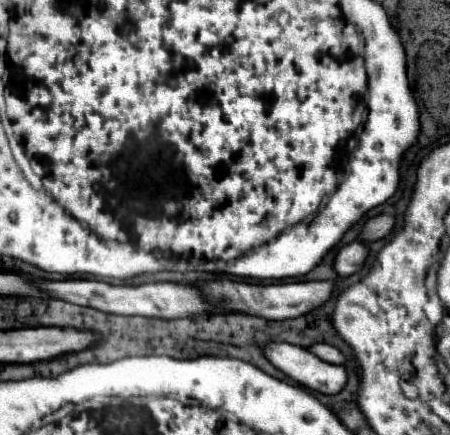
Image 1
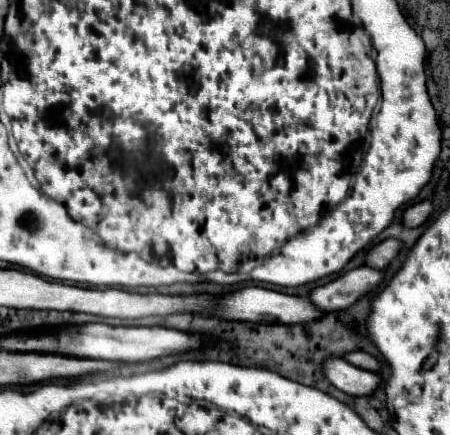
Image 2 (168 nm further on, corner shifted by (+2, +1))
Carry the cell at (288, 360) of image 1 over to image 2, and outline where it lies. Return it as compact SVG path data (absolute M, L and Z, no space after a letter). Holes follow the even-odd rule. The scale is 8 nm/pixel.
M328 357L322 361L322 375L336 389L348 395L370 395L380 383L380 377L376 373L354 367L338 357Z

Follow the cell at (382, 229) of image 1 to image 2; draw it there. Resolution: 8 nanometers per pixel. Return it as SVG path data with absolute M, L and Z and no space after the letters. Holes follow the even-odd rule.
M428 201L424 203L416 203L412 207L408 207L404 213L402 213L402 225L404 227L418 227L426 221L426 217L430 215L432 211L432 205Z

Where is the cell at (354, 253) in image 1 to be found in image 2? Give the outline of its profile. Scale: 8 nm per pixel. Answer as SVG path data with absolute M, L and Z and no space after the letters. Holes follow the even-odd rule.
M386 239L386 241L374 245L374 247L370 247L366 251L364 265L372 267L372 269L382 269L382 267L386 267L394 259L398 249L400 249L400 243L396 239Z

